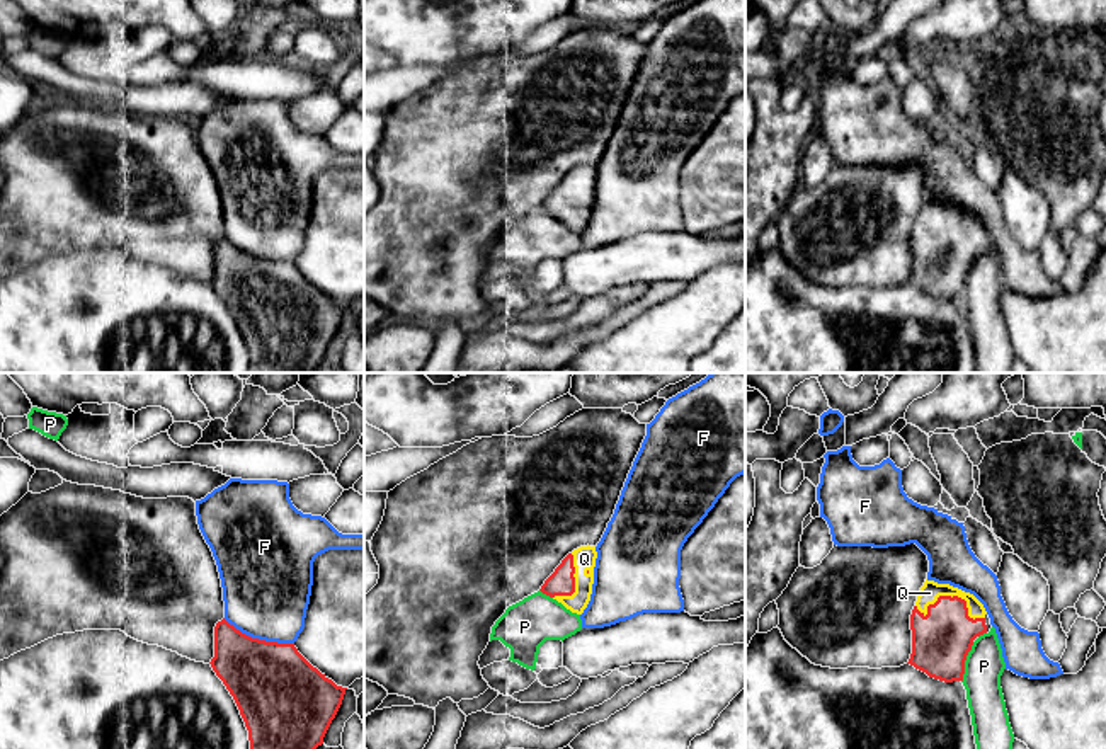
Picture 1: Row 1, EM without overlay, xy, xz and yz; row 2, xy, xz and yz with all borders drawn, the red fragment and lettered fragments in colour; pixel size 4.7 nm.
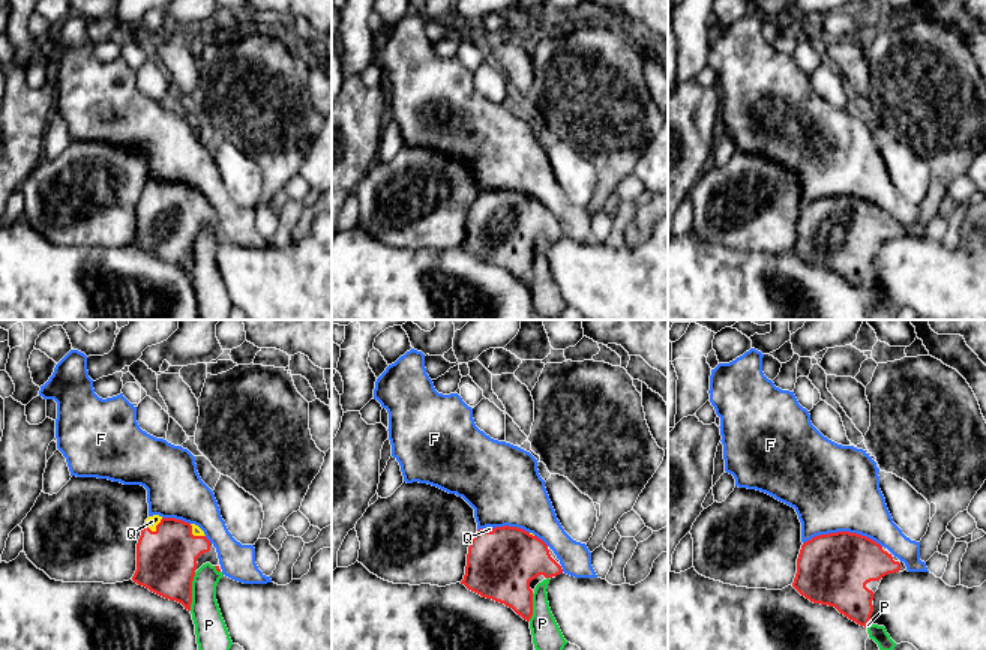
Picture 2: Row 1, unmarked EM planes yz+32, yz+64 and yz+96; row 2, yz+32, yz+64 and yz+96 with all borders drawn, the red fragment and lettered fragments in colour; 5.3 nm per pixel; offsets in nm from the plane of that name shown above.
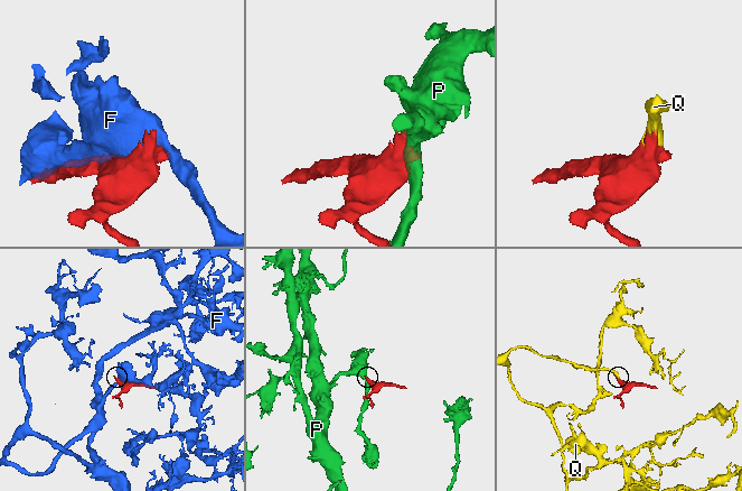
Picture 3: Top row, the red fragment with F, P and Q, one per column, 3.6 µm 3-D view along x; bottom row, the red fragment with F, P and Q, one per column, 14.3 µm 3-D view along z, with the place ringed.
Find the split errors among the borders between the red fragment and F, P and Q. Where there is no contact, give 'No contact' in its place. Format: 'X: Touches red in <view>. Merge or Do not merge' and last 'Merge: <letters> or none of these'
F: Touches red in xy. Do not merge
P: Touches red in yz. Do not merge
Q: Touches red in yz. Merge
Merge: Q

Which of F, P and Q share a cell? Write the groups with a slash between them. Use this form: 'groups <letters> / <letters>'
groups F / P / Q

